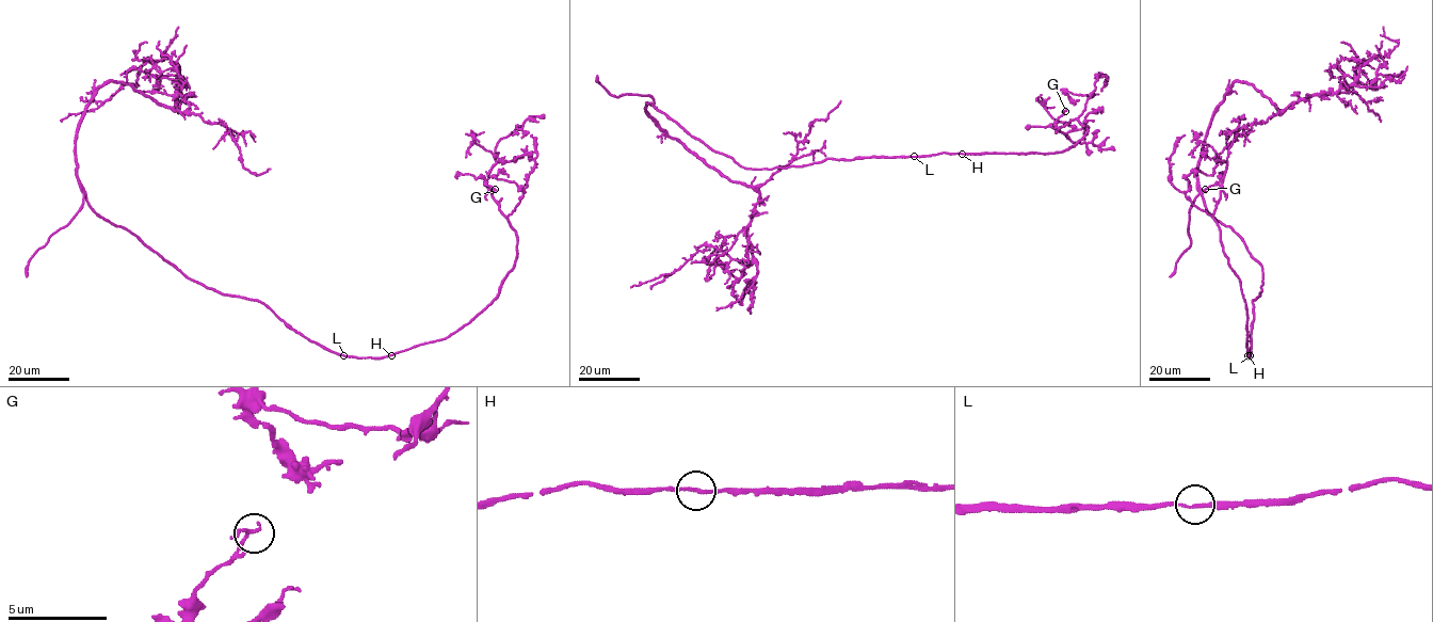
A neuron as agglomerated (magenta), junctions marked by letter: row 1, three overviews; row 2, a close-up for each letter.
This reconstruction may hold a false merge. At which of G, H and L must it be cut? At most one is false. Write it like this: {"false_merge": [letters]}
{"false_merge": []}

